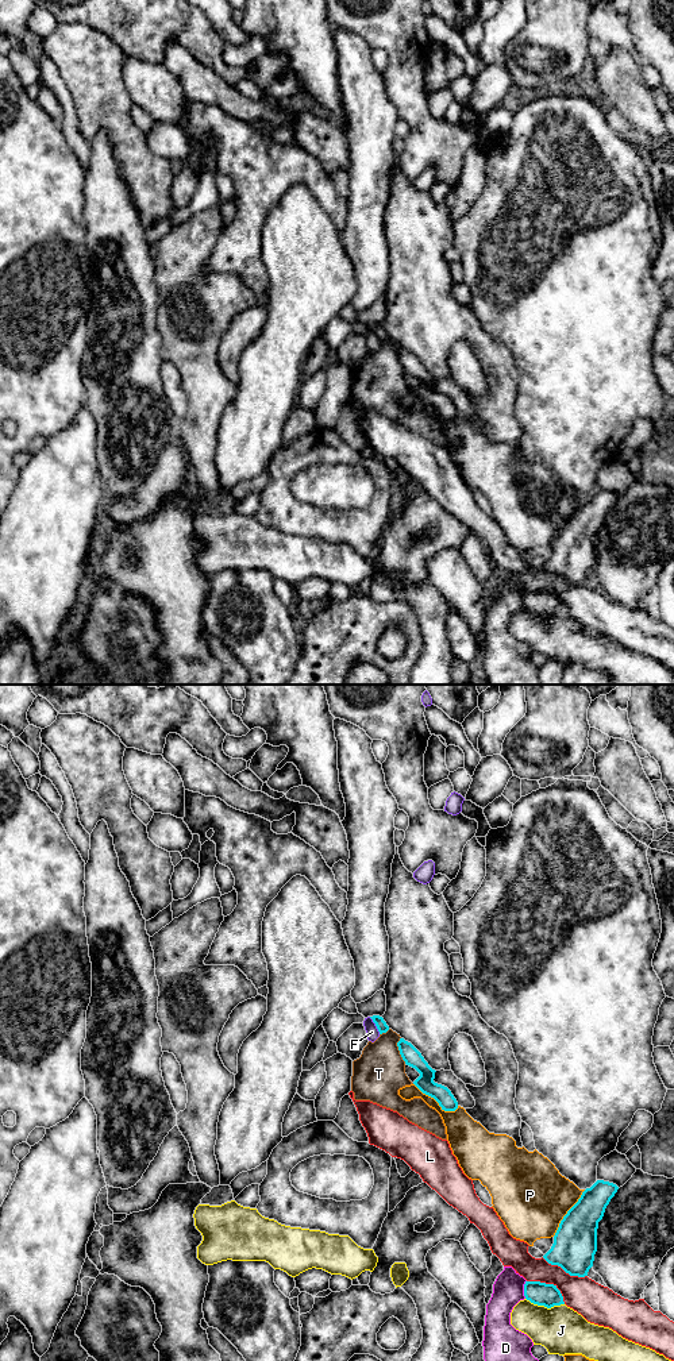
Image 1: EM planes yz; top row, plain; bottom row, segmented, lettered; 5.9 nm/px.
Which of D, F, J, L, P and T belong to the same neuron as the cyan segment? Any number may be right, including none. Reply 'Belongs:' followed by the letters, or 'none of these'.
Belongs: none of these

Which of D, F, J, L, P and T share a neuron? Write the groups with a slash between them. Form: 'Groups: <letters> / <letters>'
Groups: D / F / J / L / P / T

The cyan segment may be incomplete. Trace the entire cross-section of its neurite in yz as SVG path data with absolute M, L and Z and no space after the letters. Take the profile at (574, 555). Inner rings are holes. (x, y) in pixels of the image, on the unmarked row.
M604 489L586 497L561 529L554 552L543 567L570 585L588 585L597 560L598 531L617 498L616 493Z

